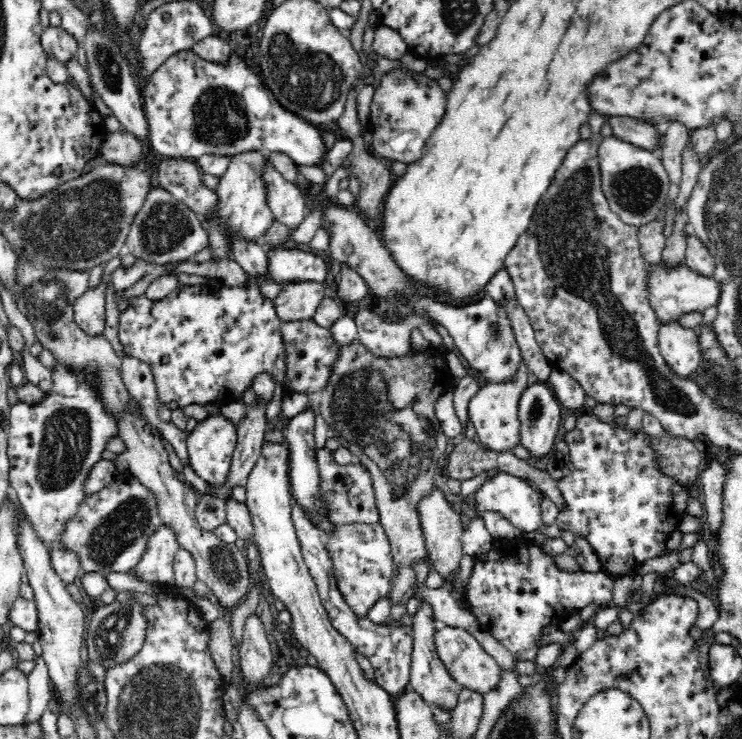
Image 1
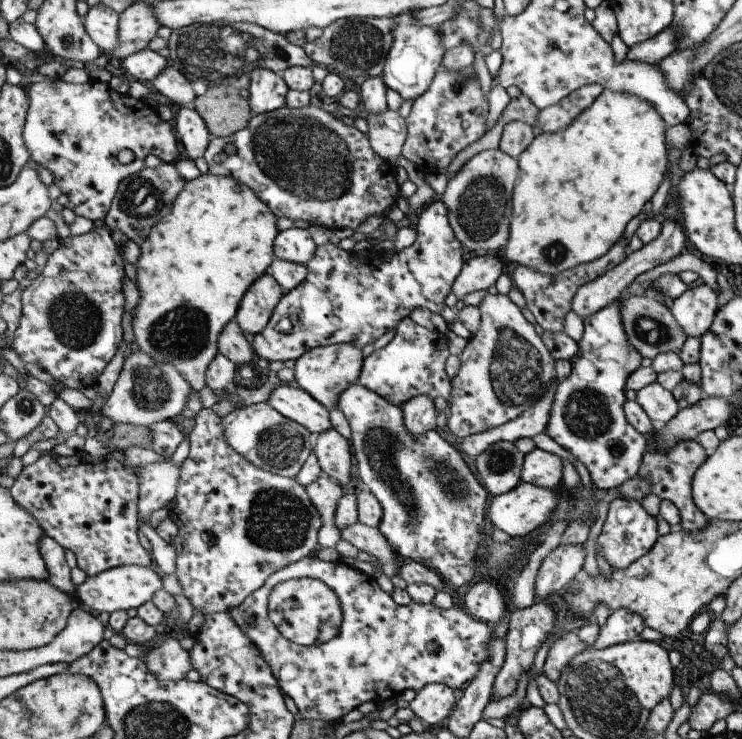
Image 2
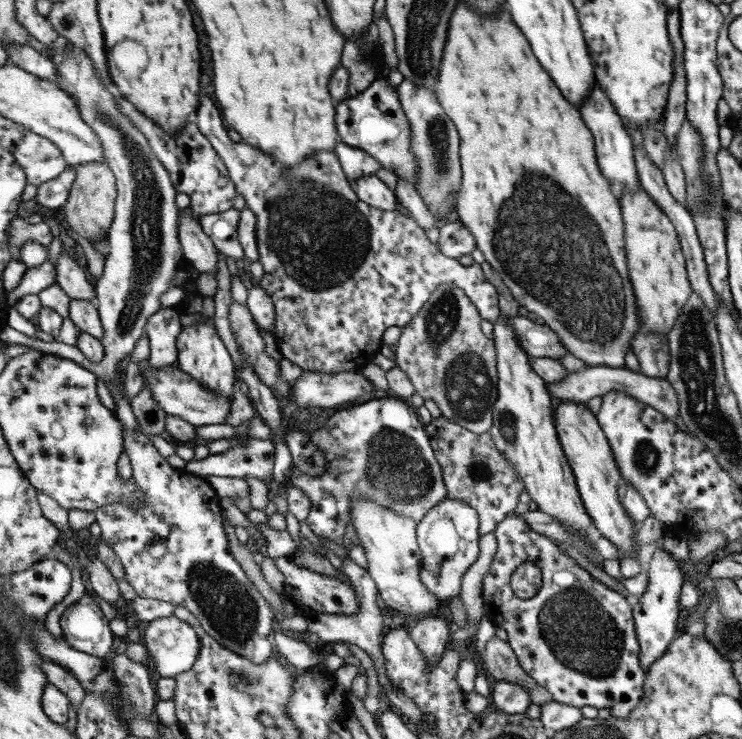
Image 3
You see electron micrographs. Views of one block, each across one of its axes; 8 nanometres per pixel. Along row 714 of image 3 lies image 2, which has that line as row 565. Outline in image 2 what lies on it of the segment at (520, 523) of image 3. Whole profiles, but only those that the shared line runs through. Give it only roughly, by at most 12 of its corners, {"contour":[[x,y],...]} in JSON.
{"contour":[[615,499],[595,542],[612,570],[652,551],[656,516]]}

